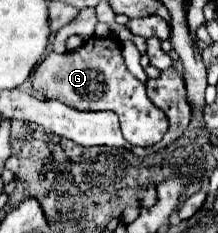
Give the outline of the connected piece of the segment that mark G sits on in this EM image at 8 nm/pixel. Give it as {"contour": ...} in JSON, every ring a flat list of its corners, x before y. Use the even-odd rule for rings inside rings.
{"contour":[[91,37,71,55,49,53,31,73,33,89,45,99,57,99,73,109,97,111,111,109,119,115,121,131,125,139,133,145,155,145,163,139,169,129,169,119,165,111,155,107,147,93,145,85,127,71,125,59,121,55,121,45,115,37]]}

